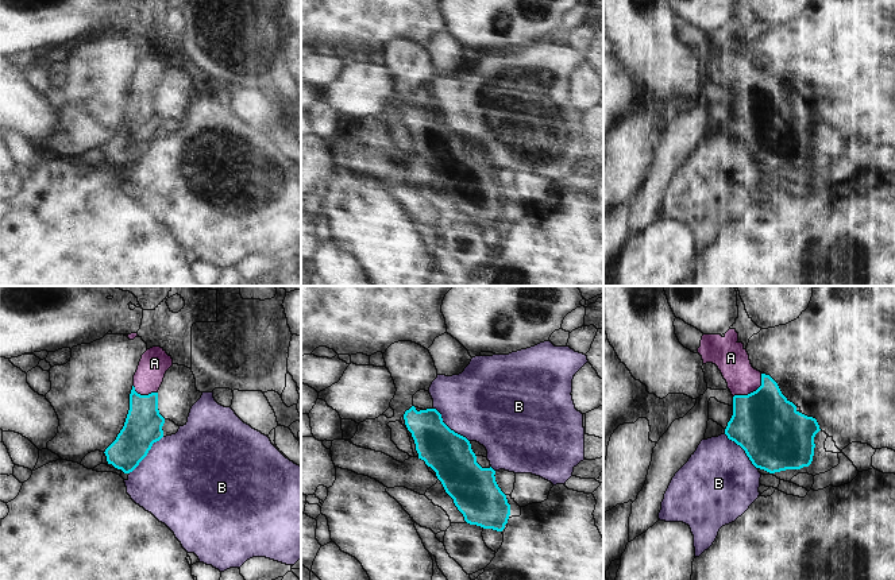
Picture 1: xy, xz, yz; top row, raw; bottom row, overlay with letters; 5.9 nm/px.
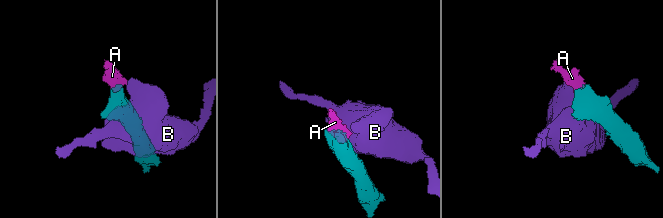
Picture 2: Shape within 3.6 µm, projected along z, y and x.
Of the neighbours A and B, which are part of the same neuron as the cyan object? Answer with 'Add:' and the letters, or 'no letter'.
Add: A

